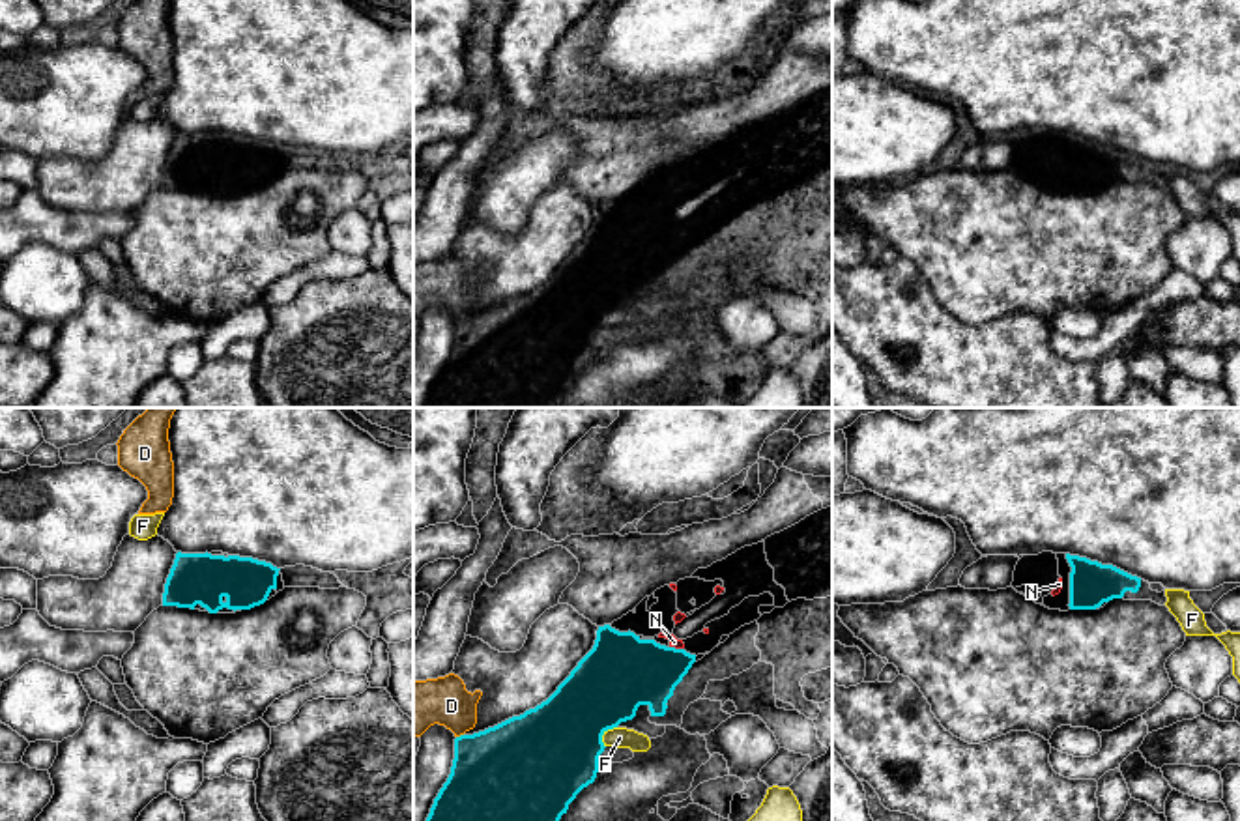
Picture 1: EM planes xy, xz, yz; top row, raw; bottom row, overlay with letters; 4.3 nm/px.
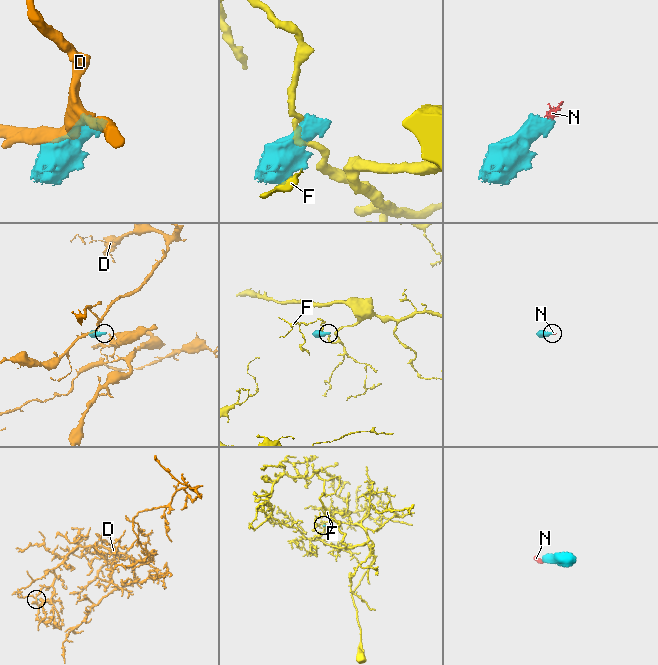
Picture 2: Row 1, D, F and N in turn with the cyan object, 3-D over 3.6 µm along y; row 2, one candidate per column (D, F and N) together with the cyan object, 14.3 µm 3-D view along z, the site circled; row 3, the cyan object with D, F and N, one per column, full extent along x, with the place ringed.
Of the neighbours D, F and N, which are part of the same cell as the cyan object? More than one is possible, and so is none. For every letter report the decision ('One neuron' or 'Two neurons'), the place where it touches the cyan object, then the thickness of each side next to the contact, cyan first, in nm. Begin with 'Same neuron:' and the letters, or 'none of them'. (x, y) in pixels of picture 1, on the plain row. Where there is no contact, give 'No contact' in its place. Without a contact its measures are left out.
Same neuron: N
D: Two neurons. Touches cyan at xz (461, 316). Thickness 440 nm (cyan) against 220 nm
F: Two neurons. Touches cyan at xz (603, 315). Thickness 420 nm (cyan) against 90 nm
N: One neuron. Touches cyan at xz (677, 230). Thickness 320 nm (cyan) against 50 nm

